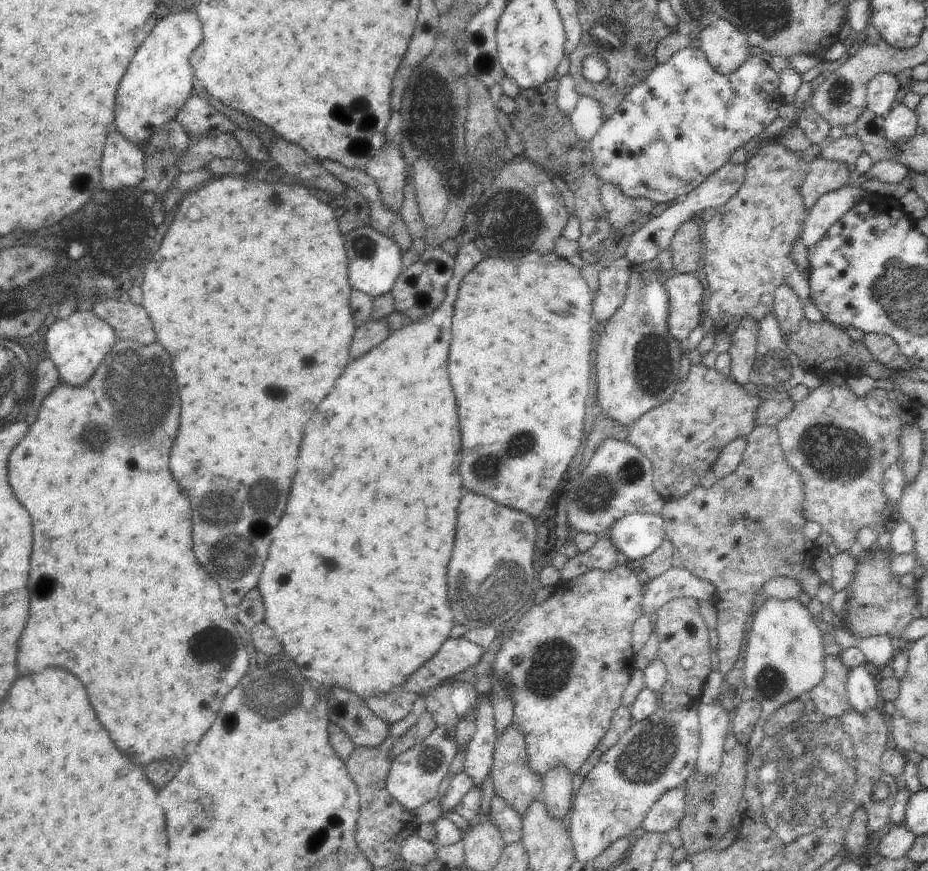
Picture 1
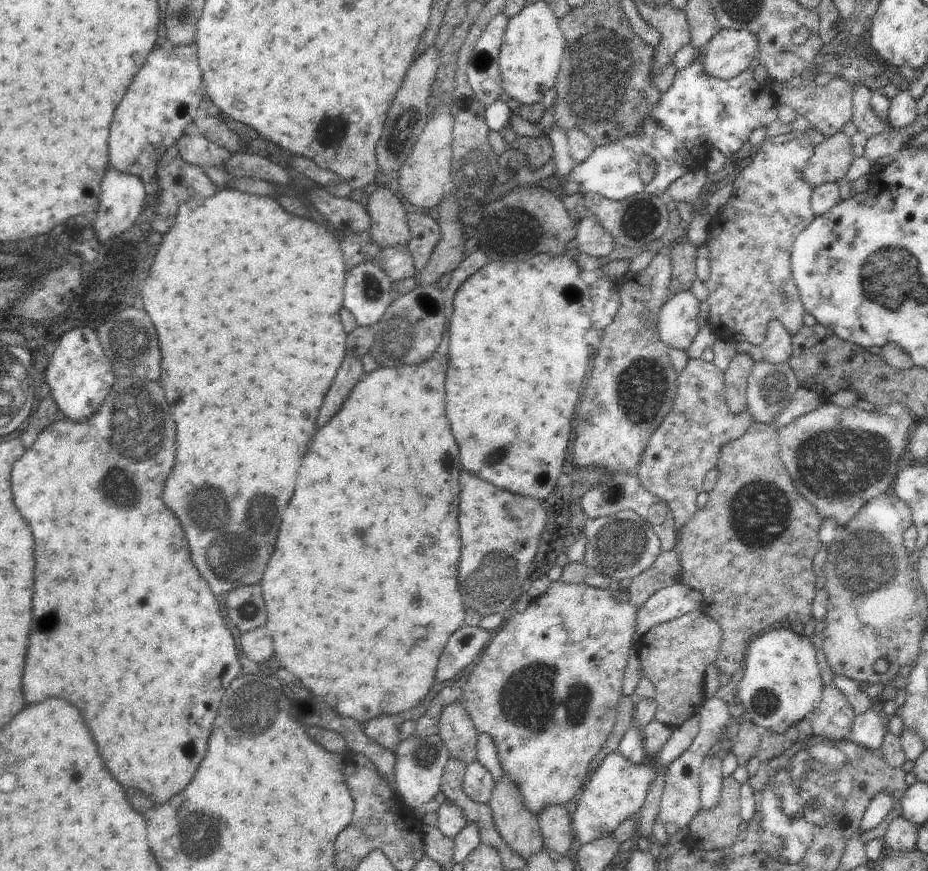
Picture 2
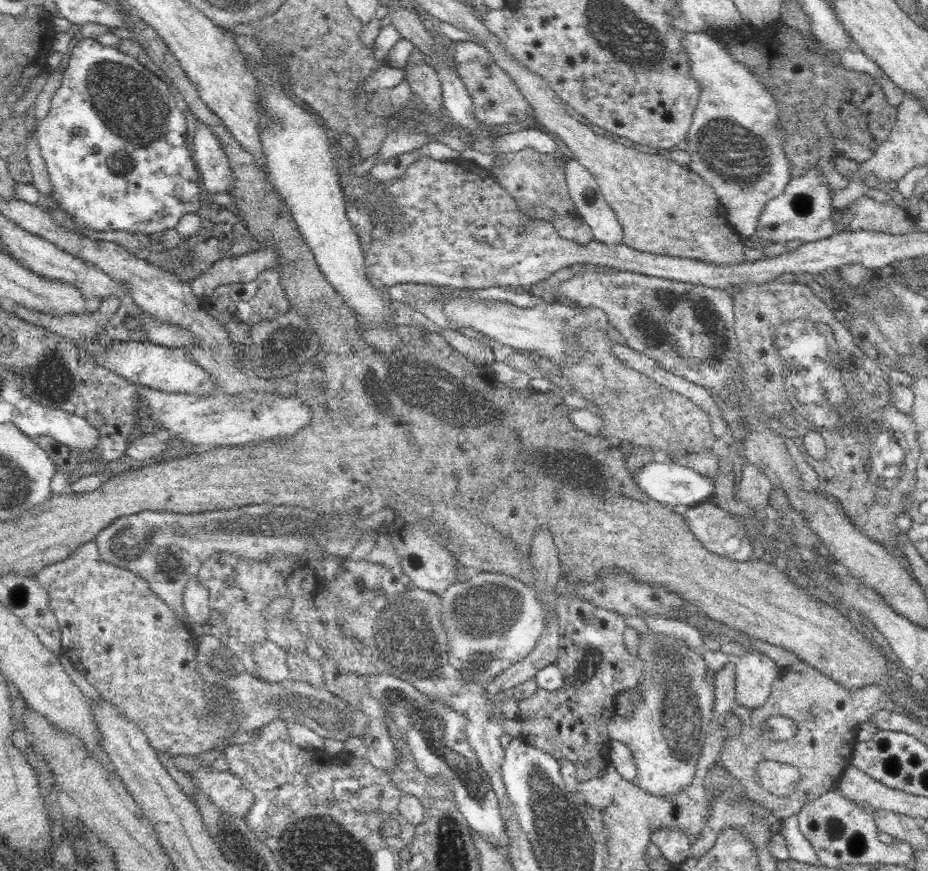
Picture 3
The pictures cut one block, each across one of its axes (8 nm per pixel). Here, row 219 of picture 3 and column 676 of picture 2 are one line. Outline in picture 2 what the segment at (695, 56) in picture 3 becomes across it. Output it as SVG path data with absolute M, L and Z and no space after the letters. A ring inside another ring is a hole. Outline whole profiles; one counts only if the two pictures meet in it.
M699 714L691 716L677 730L673 730L667 742L659 748L659 752L655 752L649 758L645 756L645 760L641 760L639 764L631 764L631 760L625 758L623 752L619 750L615 750L613 754L607 754L601 760L601 766L593 772L593 776L585 784L585 788L581 788L581 796L575 804L575 810L571 810L571 828L577 844L585 846L589 842L611 836L621 822L637 818L653 780L659 776L659 772L667 772L667 766L675 762L693 744L695 736L699 734L699 724L701 724Z

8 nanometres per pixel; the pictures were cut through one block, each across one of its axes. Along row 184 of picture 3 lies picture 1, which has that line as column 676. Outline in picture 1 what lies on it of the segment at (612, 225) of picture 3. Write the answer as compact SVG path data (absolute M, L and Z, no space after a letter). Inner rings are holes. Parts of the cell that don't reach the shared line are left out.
M667 568L655 580L645 582L641 614L655 618L665 602L681 596L693 596L697 602L715 602L715 586L685 568Z

